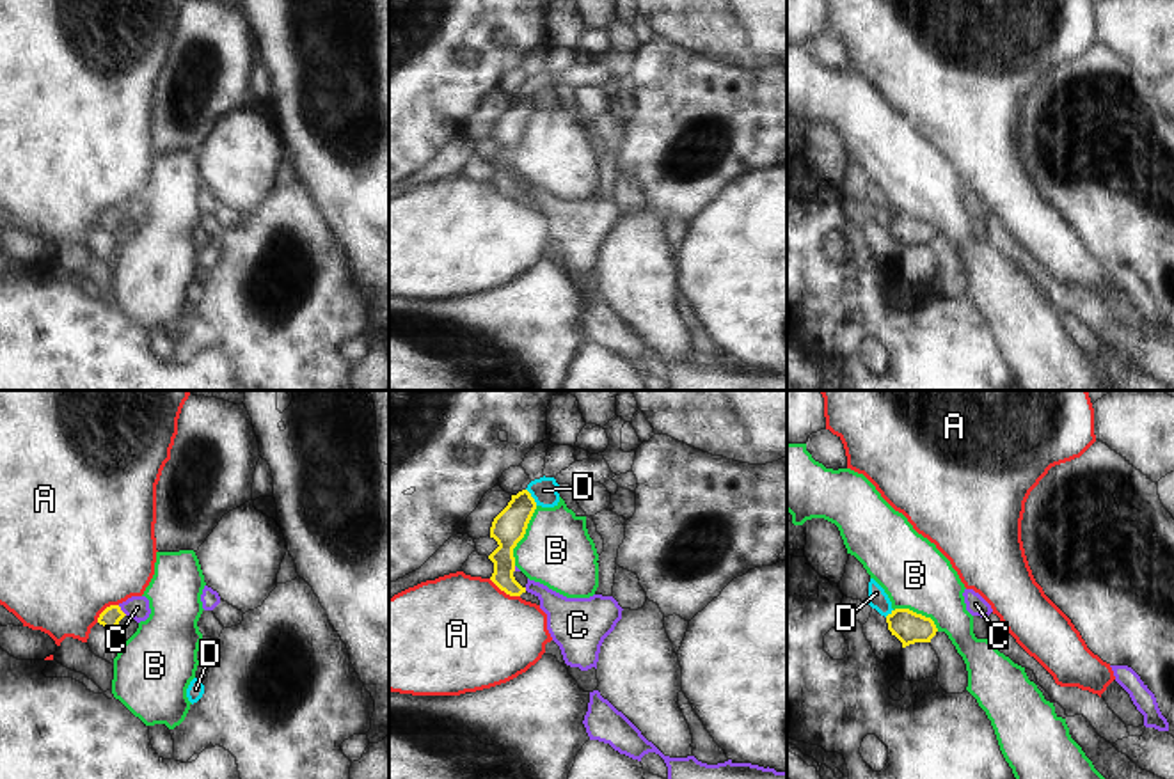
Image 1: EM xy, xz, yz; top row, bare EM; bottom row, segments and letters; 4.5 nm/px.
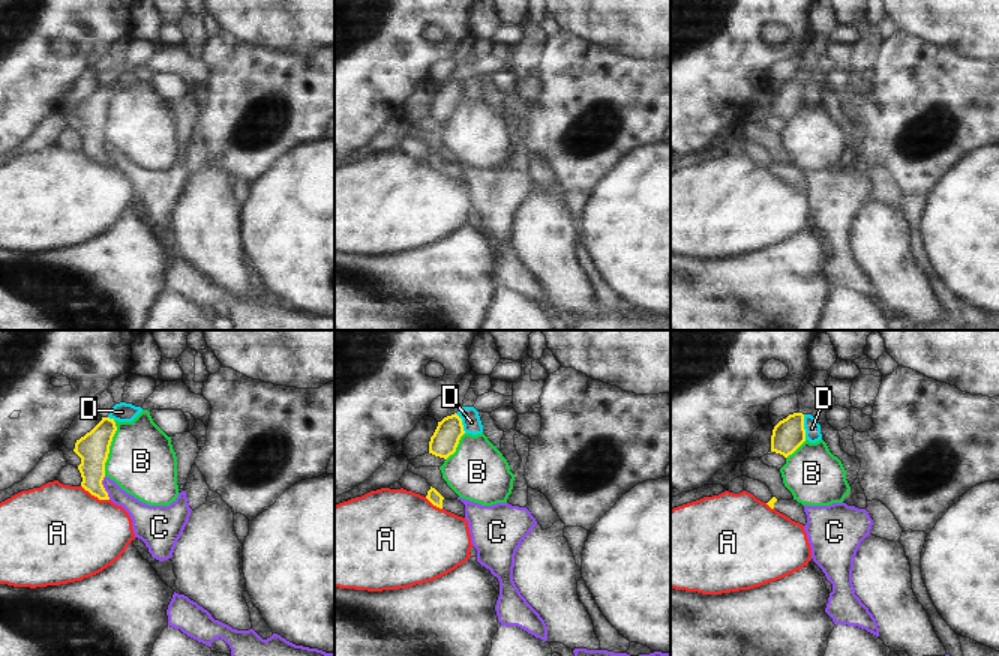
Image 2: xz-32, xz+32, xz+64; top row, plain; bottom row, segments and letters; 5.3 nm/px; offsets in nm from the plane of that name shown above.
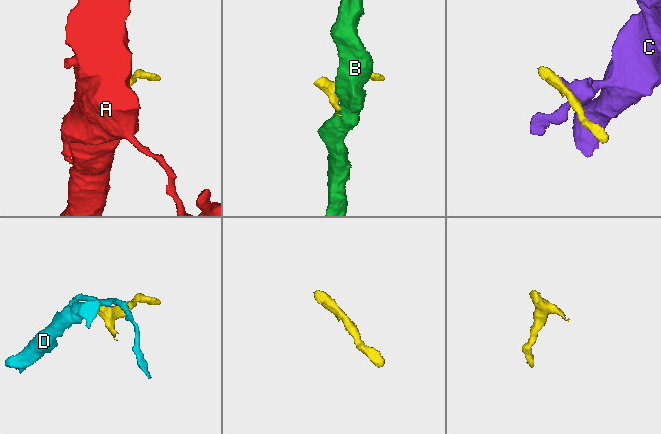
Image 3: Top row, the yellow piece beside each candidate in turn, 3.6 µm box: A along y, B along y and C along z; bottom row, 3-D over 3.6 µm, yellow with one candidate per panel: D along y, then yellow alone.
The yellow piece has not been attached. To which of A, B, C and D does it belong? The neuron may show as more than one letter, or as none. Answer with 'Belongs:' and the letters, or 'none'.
Belongs: none

